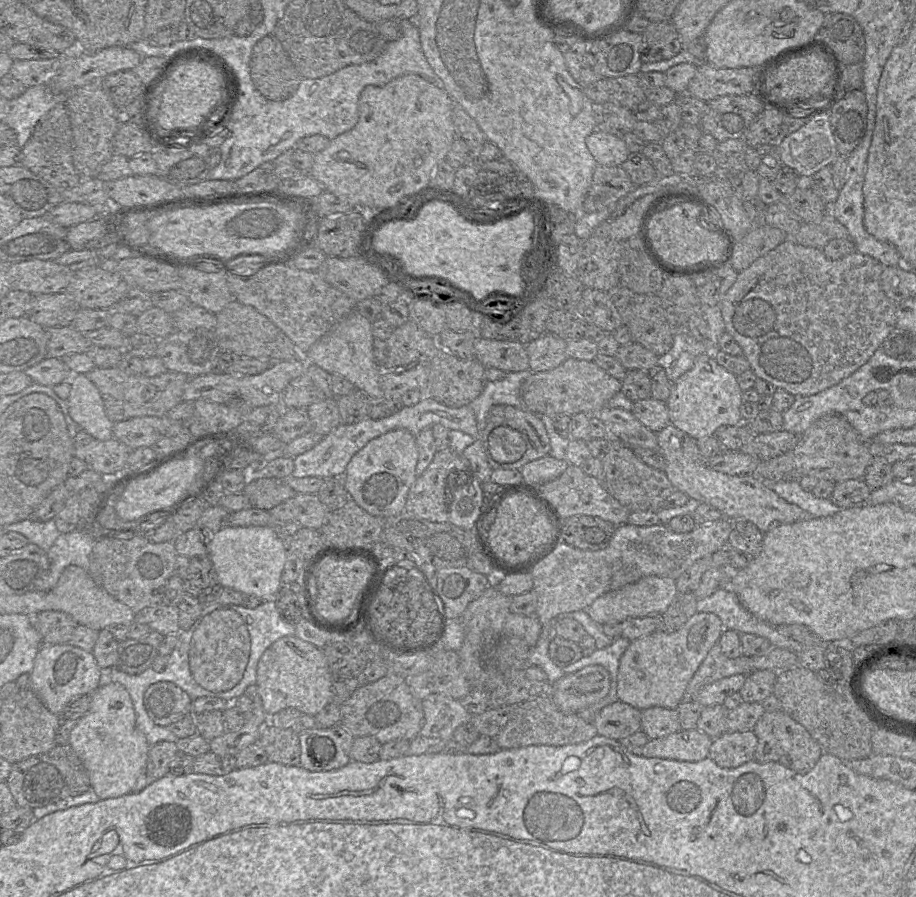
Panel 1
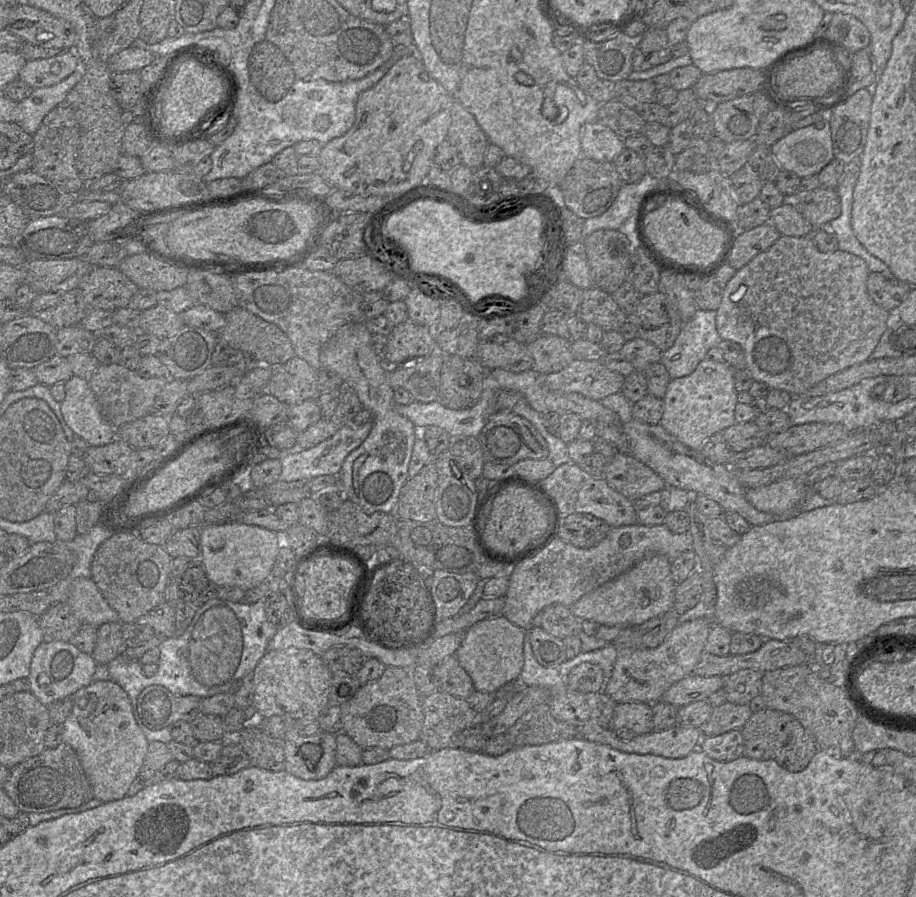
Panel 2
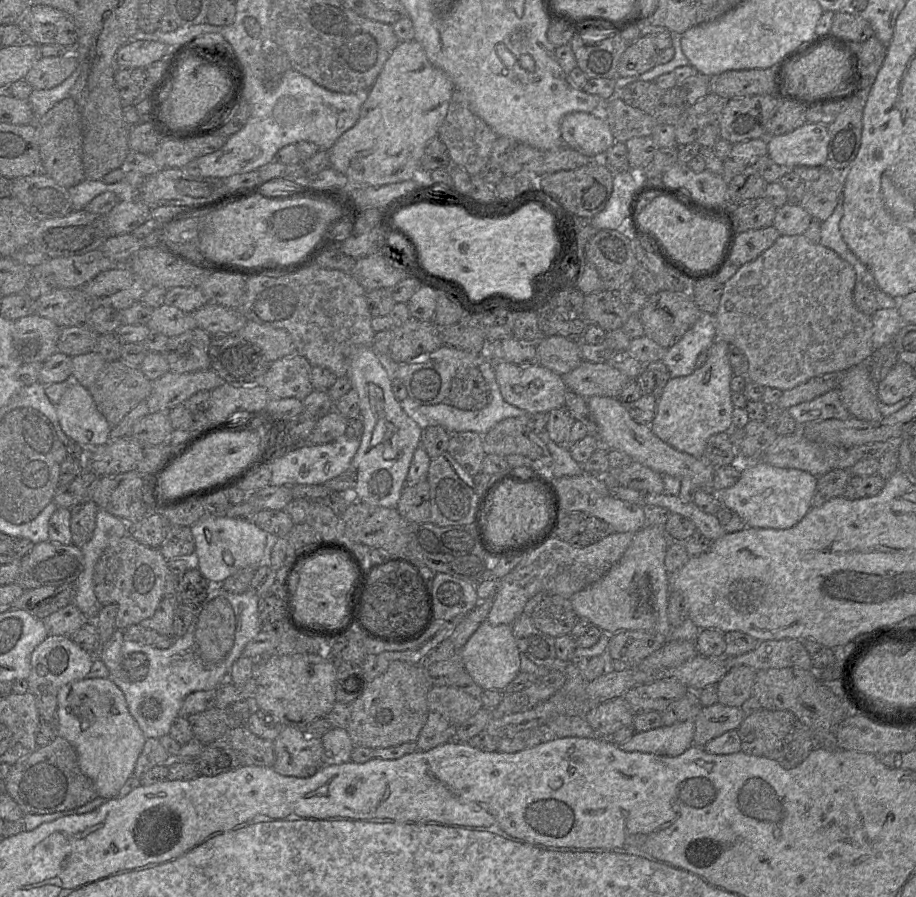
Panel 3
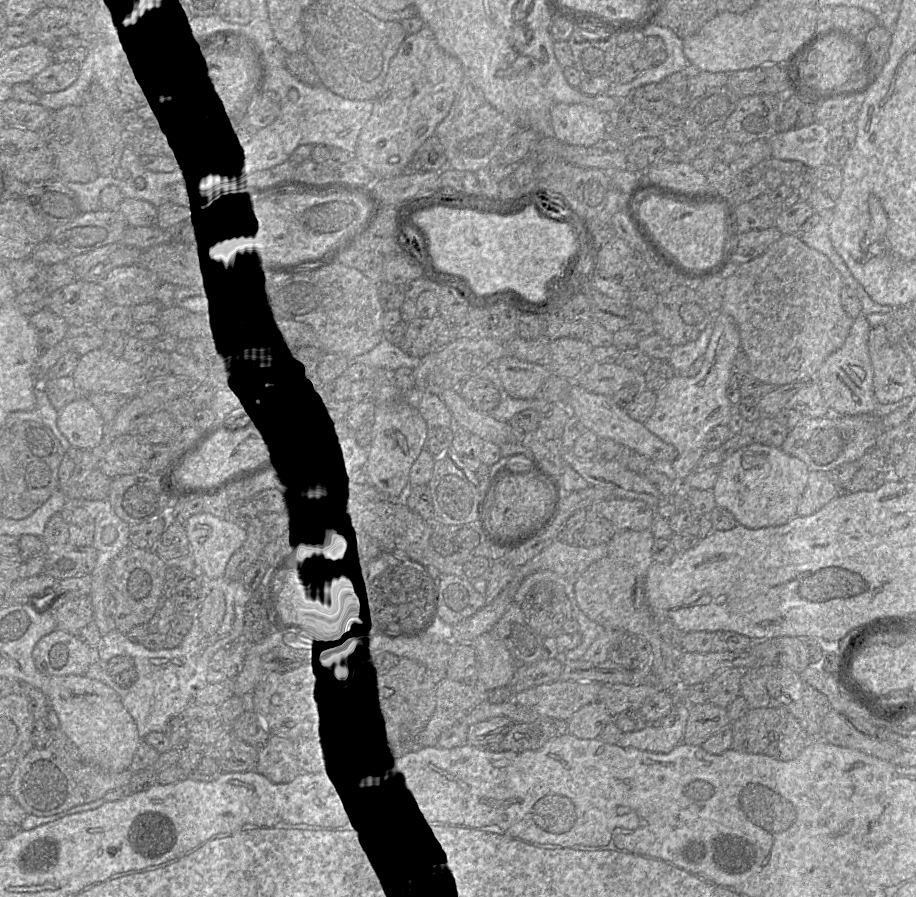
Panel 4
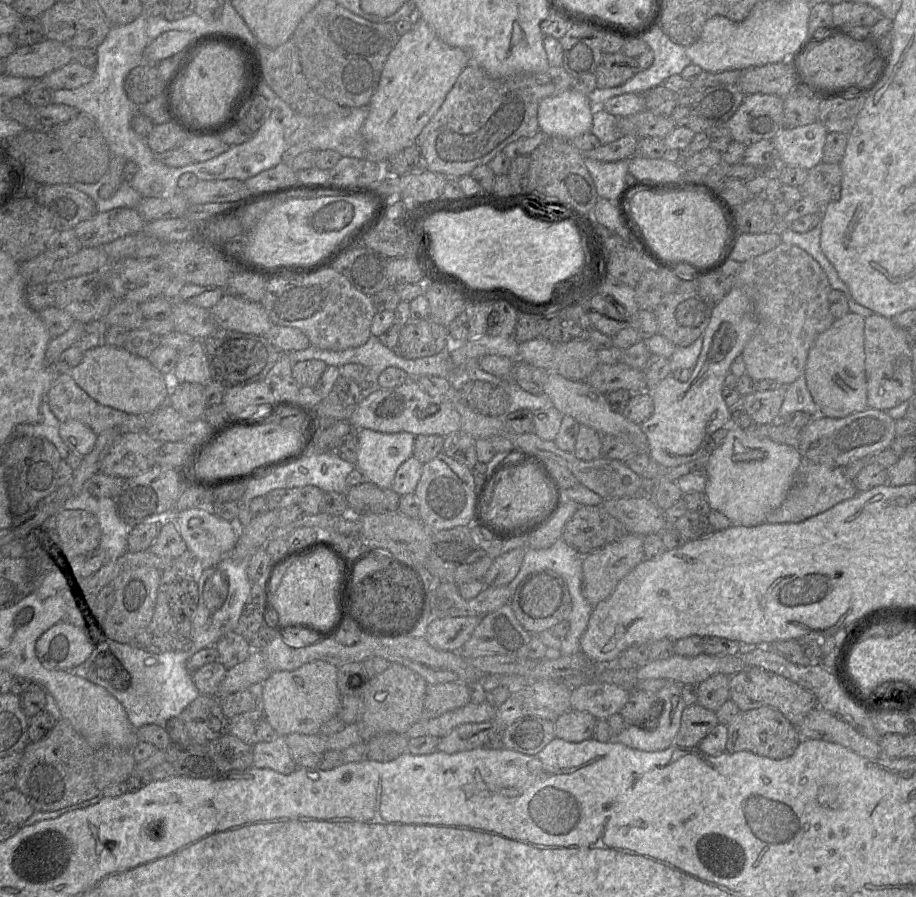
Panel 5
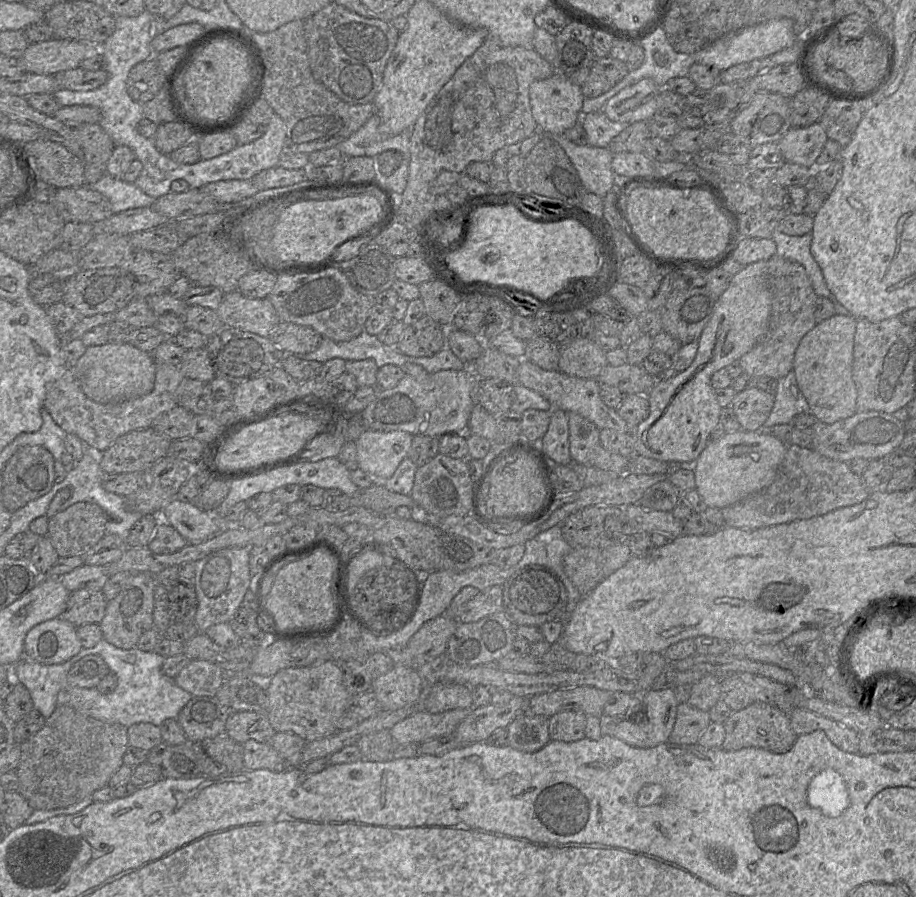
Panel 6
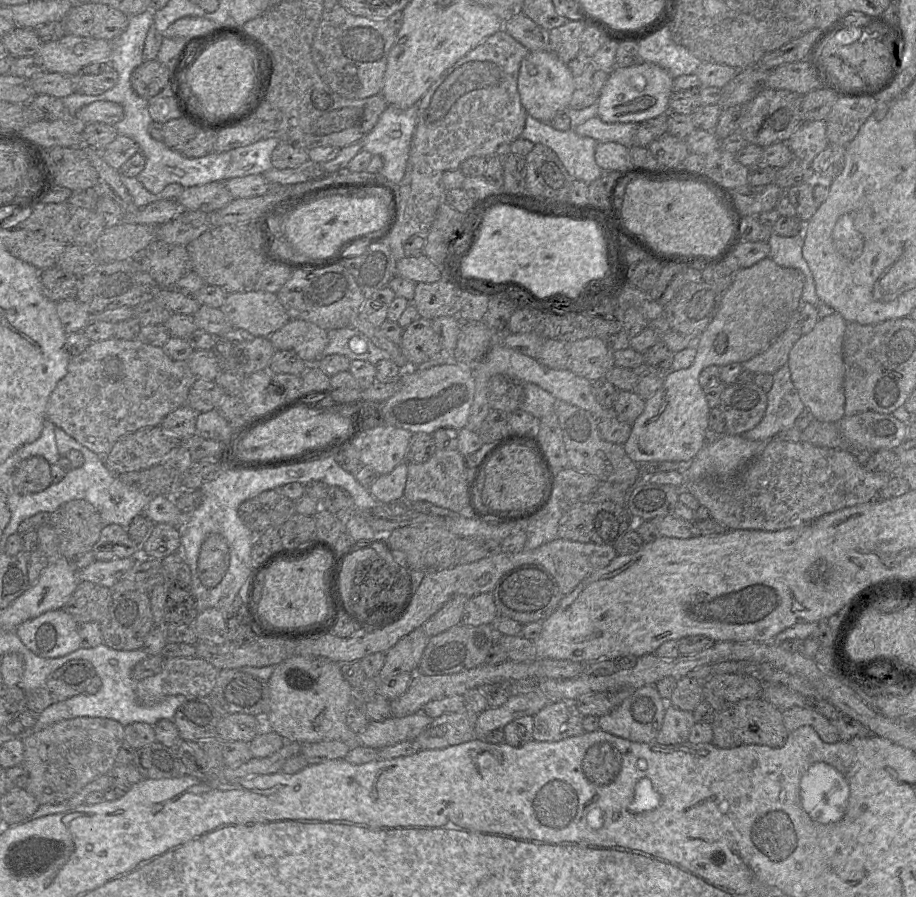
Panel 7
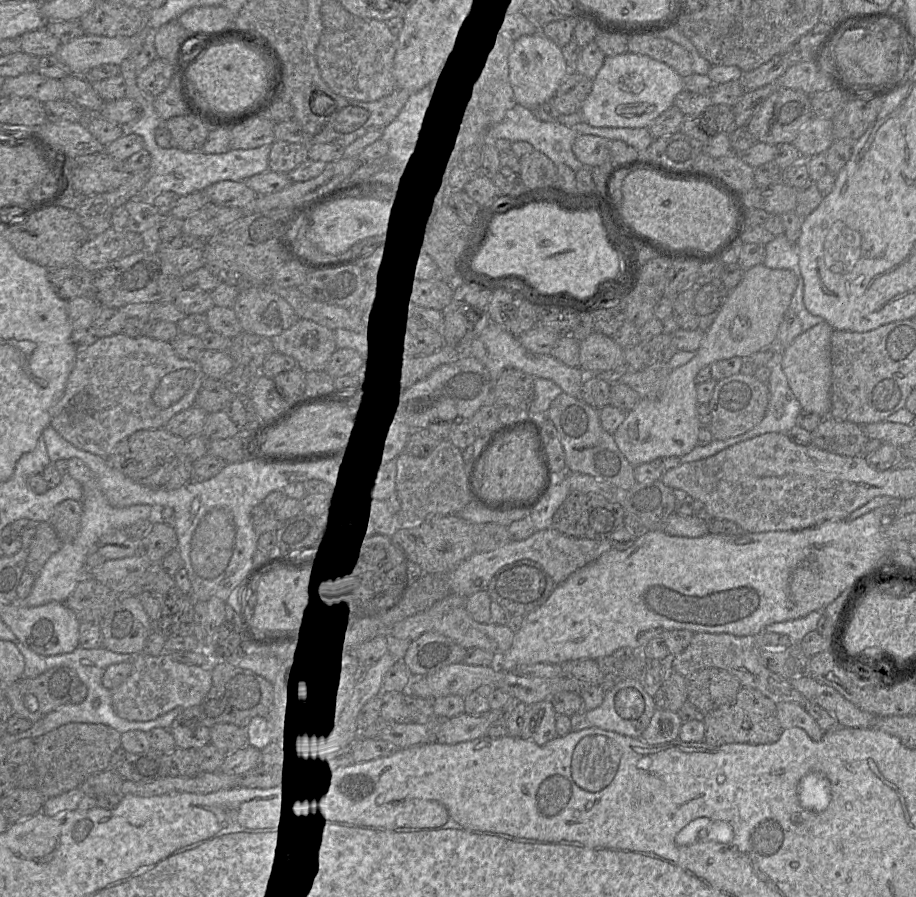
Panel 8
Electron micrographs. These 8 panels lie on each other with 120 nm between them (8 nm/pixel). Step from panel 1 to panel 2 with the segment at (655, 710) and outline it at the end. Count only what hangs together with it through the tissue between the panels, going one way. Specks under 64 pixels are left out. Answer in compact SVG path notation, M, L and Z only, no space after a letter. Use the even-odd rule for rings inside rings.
M627 702L617 704L609 730L631 730L637 735L647 734L654 730L652 704Z

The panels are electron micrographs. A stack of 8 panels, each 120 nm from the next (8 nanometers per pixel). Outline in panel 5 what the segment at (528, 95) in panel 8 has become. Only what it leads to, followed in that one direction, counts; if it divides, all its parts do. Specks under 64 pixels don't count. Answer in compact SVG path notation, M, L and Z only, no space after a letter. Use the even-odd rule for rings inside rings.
M570 88L539 103L539 129L548 137L573 140L591 131L595 109L589 96Z

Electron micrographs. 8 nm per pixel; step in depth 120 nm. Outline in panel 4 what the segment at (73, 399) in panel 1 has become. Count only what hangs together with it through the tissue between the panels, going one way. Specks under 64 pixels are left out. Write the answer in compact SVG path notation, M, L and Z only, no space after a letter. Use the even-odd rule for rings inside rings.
M81 397L58 410L57 424L72 447L93 449L106 434L106 422L88 397Z

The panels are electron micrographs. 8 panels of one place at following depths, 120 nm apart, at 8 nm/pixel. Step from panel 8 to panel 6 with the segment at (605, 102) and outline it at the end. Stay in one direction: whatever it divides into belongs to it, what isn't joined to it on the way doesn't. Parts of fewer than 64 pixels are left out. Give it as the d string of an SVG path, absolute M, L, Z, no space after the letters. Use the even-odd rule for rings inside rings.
M643 78L623 88L605 104L603 112L615 122L632 124L648 121L658 112L660 88L652 79Z

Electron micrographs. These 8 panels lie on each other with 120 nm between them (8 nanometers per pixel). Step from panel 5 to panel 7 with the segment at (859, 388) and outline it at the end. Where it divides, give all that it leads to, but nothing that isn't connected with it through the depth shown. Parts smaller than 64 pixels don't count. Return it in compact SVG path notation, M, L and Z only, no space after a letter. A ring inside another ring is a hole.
M838 313L819 319L811 331L801 335L789 352L787 365L792 383L804 407L819 422L838 424L845 416L843 337L847 323Z

